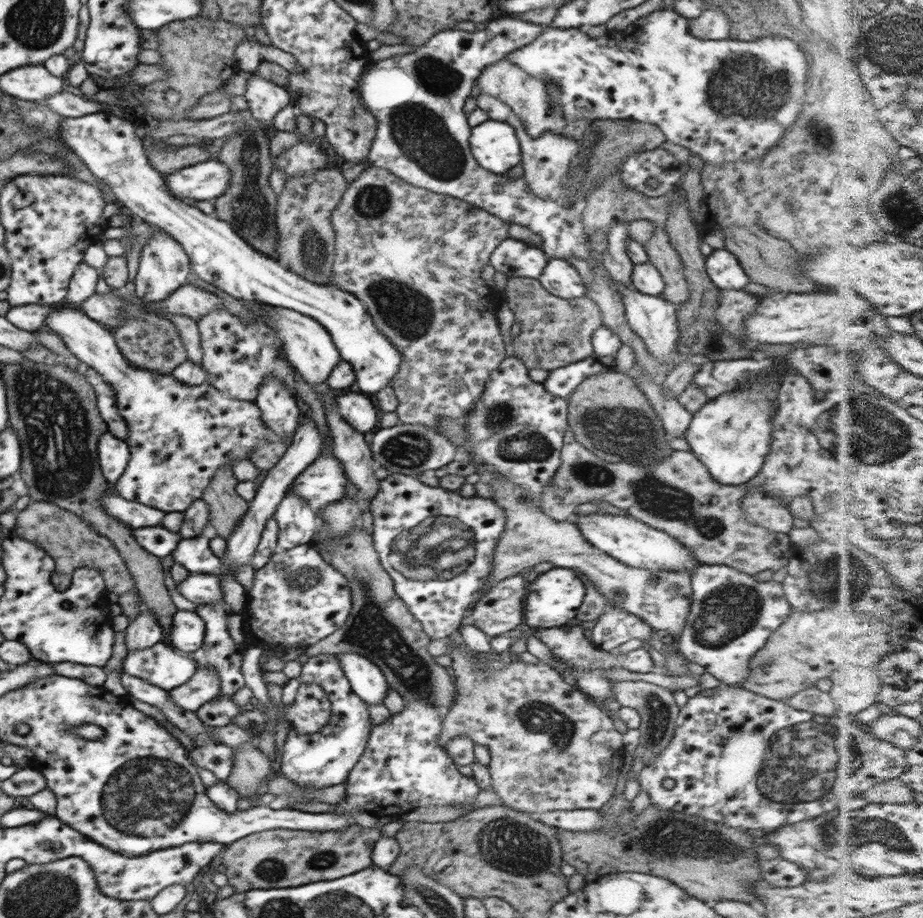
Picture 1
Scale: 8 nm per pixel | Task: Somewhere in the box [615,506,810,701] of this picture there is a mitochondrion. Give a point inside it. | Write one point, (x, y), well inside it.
(728, 610)

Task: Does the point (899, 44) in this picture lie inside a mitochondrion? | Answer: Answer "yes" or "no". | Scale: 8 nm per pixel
yes

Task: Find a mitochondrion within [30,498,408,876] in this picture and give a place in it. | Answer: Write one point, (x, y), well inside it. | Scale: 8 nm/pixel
(150, 796)

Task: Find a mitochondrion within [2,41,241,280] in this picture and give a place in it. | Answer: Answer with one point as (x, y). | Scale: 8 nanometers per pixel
(42, 136)

